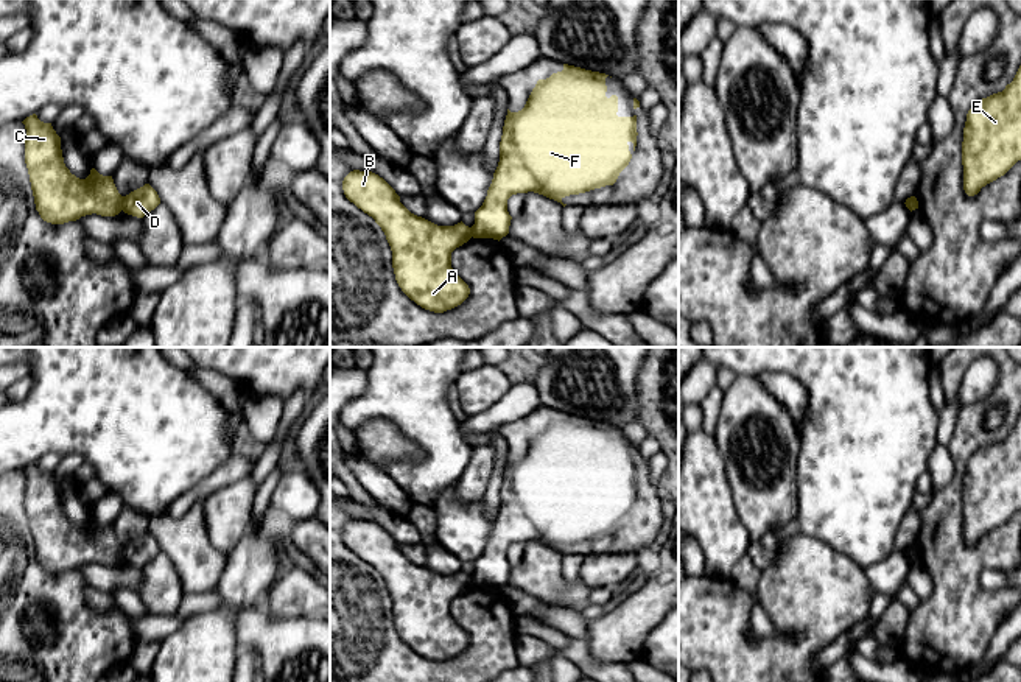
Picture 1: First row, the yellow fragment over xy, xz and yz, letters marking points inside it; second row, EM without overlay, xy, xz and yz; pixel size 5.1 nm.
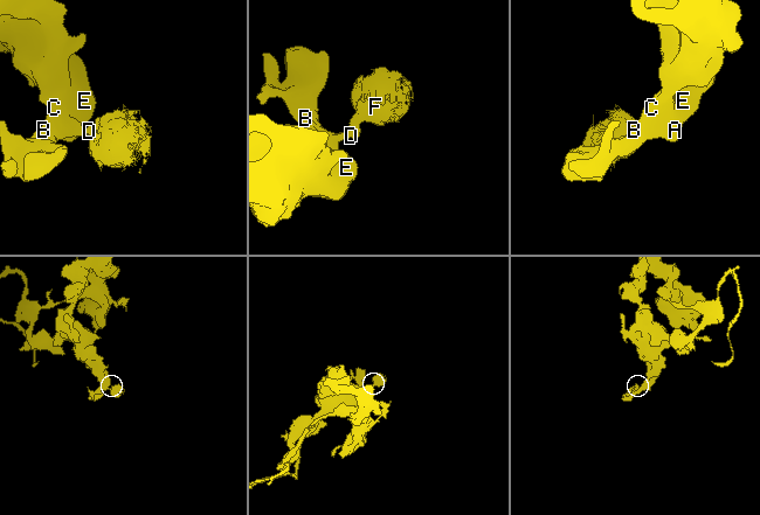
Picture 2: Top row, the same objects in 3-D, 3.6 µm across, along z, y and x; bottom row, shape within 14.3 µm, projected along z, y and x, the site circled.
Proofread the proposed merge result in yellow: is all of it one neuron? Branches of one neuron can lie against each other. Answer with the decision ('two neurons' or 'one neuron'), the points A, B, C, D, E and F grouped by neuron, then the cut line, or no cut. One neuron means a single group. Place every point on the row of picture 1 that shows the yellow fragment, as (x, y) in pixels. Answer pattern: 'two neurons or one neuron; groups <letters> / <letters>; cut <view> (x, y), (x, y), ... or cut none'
two neurons; groups A B C E / D F; cut xy (123, 196), (122, 209)

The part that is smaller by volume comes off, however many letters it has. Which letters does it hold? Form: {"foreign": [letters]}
{"foreign": ["D", "F"]}

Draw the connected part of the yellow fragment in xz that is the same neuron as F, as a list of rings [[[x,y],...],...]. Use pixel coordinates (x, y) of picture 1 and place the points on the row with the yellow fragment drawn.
[[[563,64],[563,70],[539,79],[525,107],[510,112],[503,126],[500,162],[482,206],[475,212],[473,238],[501,240],[512,216],[507,199],[534,192],[562,202],[565,196],[613,185],[629,165],[629,142],[637,146],[637,115],[618,117],[618,97],[605,97],[609,75]]]

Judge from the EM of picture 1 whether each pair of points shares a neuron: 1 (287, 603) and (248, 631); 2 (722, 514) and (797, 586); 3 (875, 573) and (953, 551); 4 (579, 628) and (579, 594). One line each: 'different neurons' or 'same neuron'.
1: different neurons
2: different neurons
3: different neurons
4: different neurons

